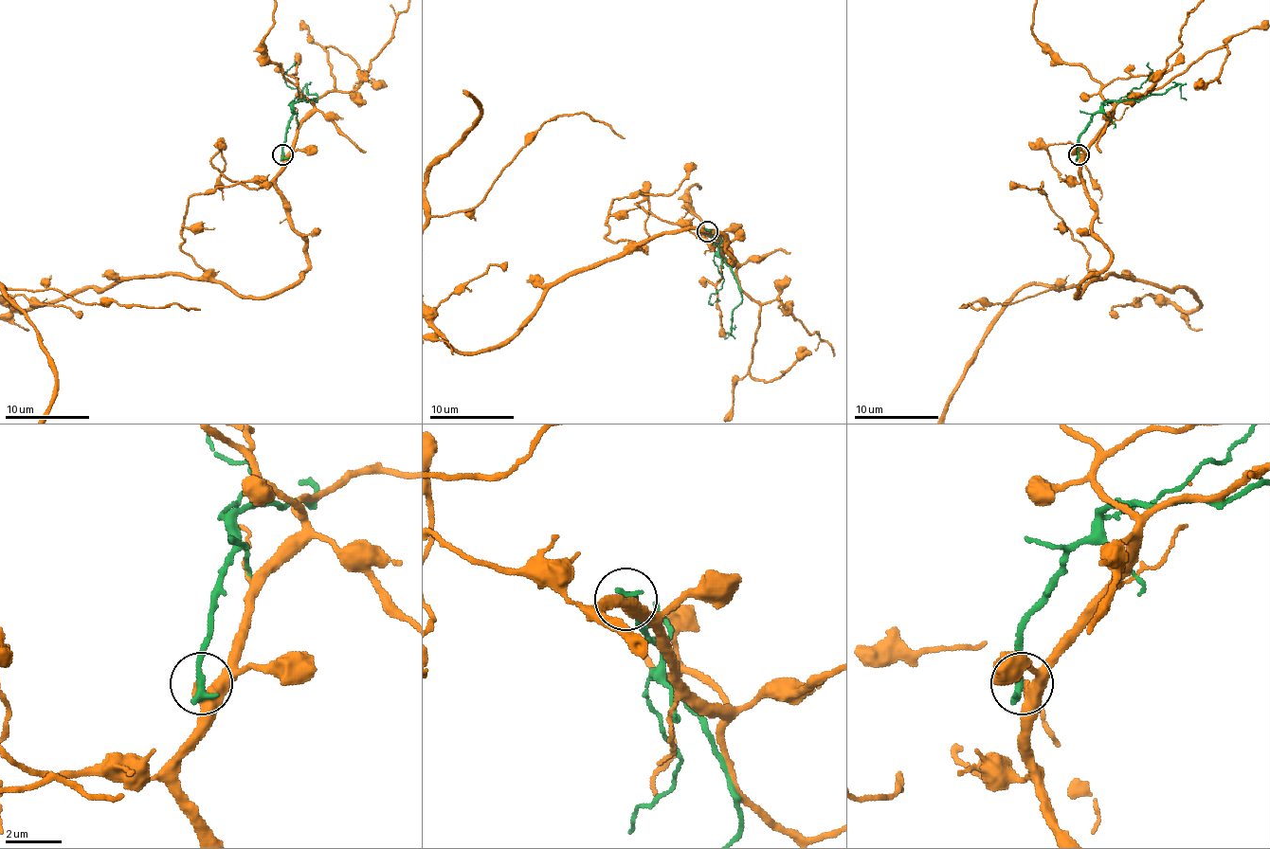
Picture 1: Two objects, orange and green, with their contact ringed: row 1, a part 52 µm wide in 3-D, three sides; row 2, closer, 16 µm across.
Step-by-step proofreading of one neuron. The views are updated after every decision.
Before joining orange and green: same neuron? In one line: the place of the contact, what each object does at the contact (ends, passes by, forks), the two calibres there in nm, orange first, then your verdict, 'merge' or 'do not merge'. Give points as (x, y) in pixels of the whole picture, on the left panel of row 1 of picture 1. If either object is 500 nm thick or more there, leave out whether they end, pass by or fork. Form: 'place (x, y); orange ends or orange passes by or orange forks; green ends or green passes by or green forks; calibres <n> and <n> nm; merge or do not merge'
place (282, 154); orange ends; green ends; calibres 150 and 320 nm; do not merge

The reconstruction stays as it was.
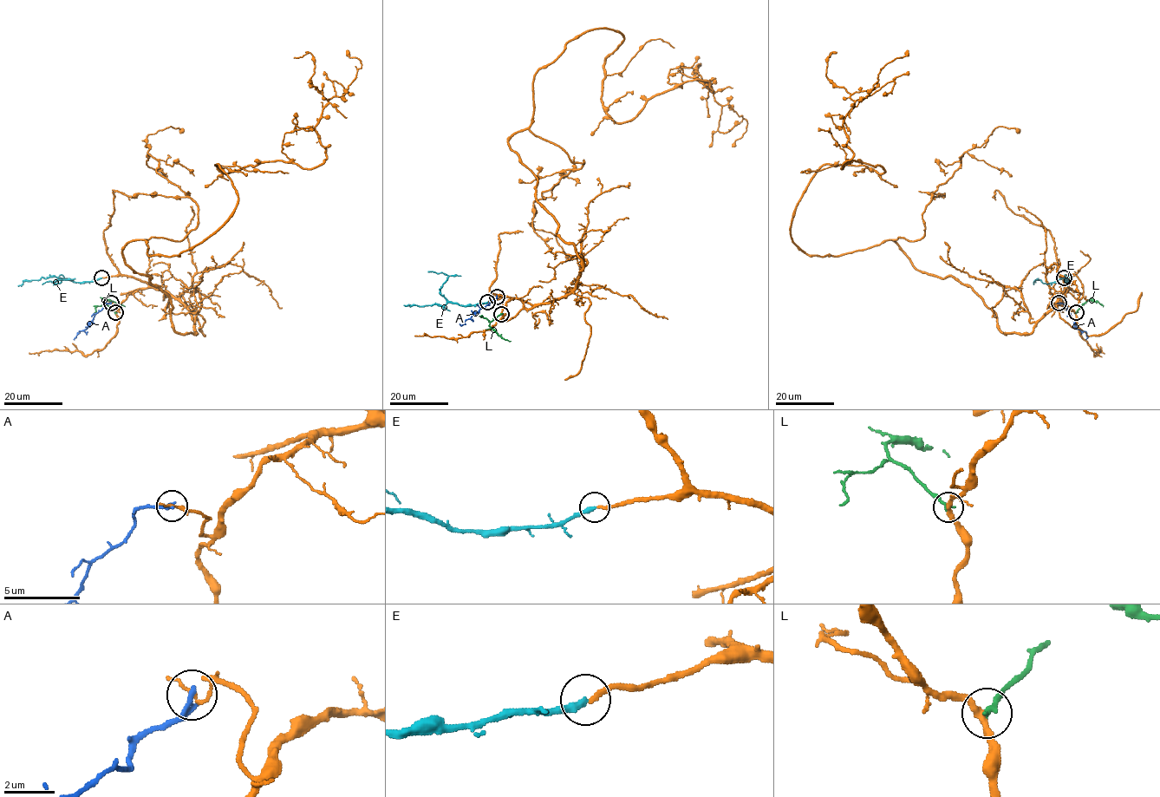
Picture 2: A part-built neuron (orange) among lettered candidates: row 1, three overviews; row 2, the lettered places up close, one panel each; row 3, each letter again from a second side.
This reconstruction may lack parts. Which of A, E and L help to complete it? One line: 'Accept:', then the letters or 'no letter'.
Accept: E

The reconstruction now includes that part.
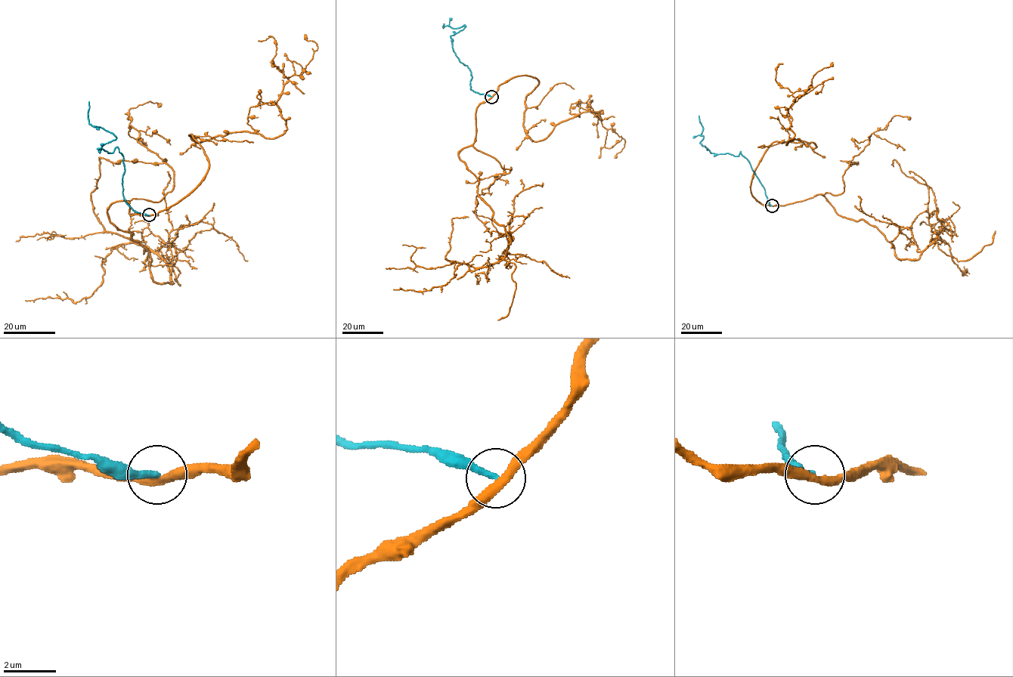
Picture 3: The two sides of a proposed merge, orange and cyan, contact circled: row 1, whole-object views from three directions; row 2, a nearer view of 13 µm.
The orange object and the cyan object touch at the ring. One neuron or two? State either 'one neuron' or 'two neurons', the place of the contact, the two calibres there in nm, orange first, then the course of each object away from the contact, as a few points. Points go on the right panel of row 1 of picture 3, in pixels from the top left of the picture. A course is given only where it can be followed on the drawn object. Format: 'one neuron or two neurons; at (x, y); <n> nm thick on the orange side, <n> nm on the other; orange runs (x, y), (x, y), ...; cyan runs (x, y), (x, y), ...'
two neurons; at (772, 205); 340 nm thick on the orange side, 240 nm on the other; orange runs (772, 205), (822, 195), (839, 214), (874, 225), (897, 258), (918, 259), (943, 225), (930, 188), (892, 165); cyan runs (772, 205), (750, 162), (740, 152), (737, 156), (714, 154), (701, 143), (704, 137), (698, 115)

